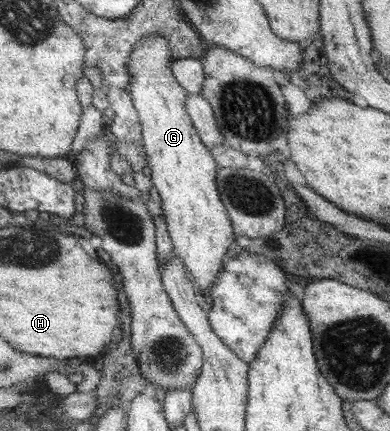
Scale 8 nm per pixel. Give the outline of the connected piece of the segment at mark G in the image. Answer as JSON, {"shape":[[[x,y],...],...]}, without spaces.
{"shape":[[[153,34],[147,40],[137,44],[128,63],[131,83],[127,90],[140,115],[143,126],[142,138],[152,171],[151,183],[161,195],[163,210],[168,221],[168,230],[175,250],[179,252],[181,259],[184,259],[188,273],[195,279],[195,285],[209,293],[210,289],[214,288],[212,285],[219,281],[219,277],[224,272],[227,251],[235,243],[236,228],[222,201],[220,186],[217,183],[217,173],[221,168],[213,159],[214,155],[210,149],[204,145],[198,129],[193,123],[193,118],[188,112],[186,101],[190,93],[174,74],[172,65],[175,59],[170,47],[170,41],[163,34]]]}

